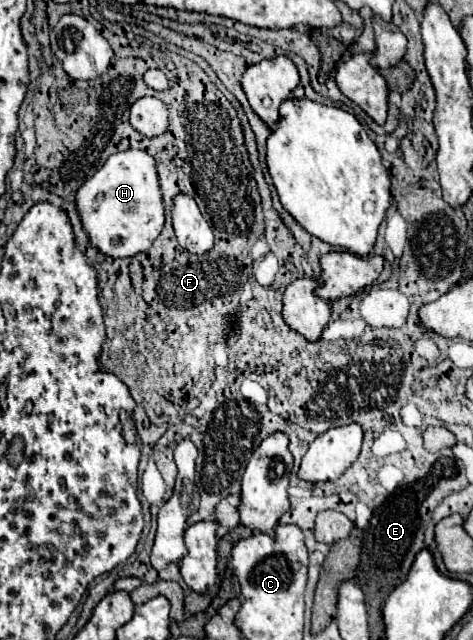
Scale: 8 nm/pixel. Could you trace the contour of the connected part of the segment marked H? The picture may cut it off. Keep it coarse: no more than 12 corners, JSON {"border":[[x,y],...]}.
{"border":[[122,151],[76,191],[90,247],[120,259],[164,225],[146,151]]}

